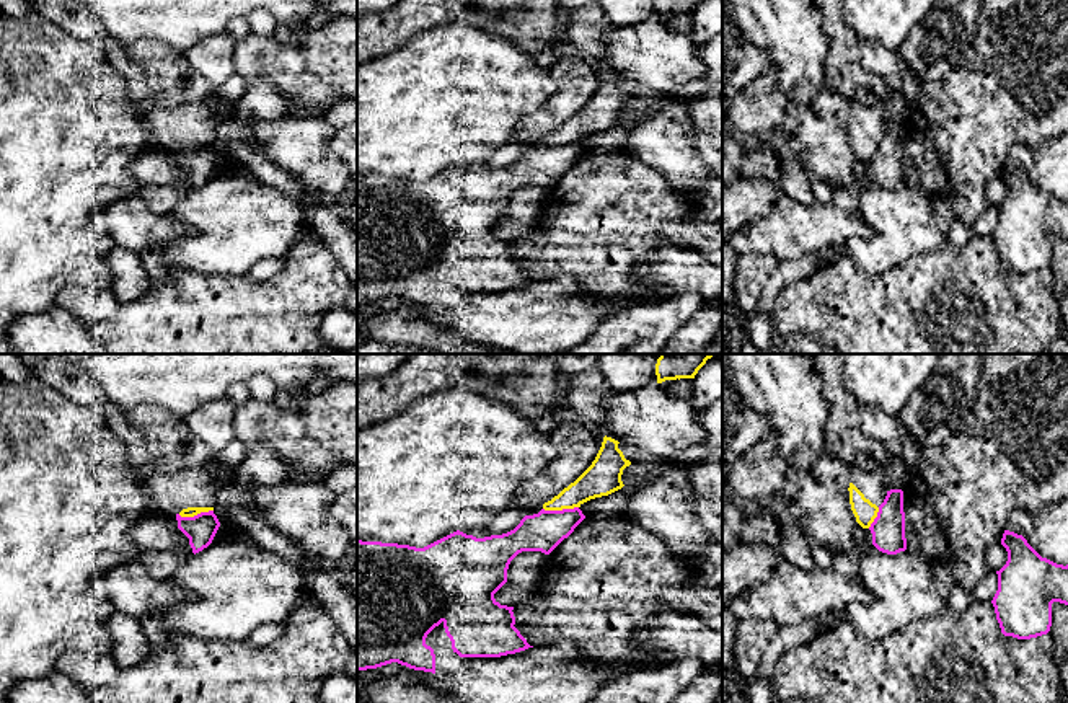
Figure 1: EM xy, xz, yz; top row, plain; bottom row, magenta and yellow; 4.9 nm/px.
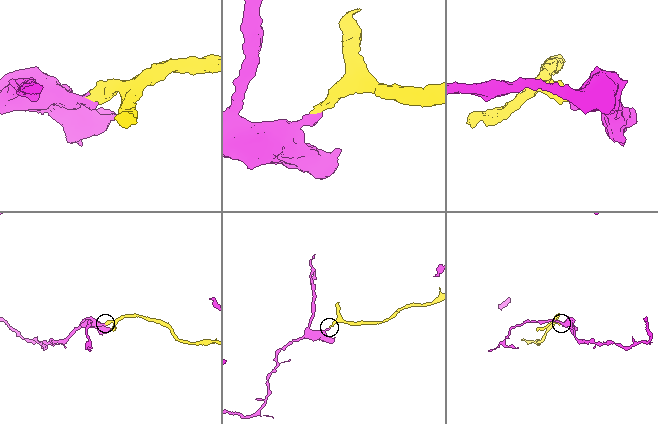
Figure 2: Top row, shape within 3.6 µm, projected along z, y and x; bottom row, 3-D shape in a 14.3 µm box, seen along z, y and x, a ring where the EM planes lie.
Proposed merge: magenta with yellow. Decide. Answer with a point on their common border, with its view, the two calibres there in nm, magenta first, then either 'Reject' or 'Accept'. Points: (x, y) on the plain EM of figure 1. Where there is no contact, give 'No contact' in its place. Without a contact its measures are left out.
Touches magenta at xz (560, 145). Thickness 190 nm (magenta) against 160 nm. Reject

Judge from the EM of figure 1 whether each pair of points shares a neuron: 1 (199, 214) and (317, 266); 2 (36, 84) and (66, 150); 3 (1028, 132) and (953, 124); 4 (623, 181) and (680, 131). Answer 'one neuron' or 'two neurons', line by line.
1: two neurons
2: one neuron
3: one neuron
4: two neurons

